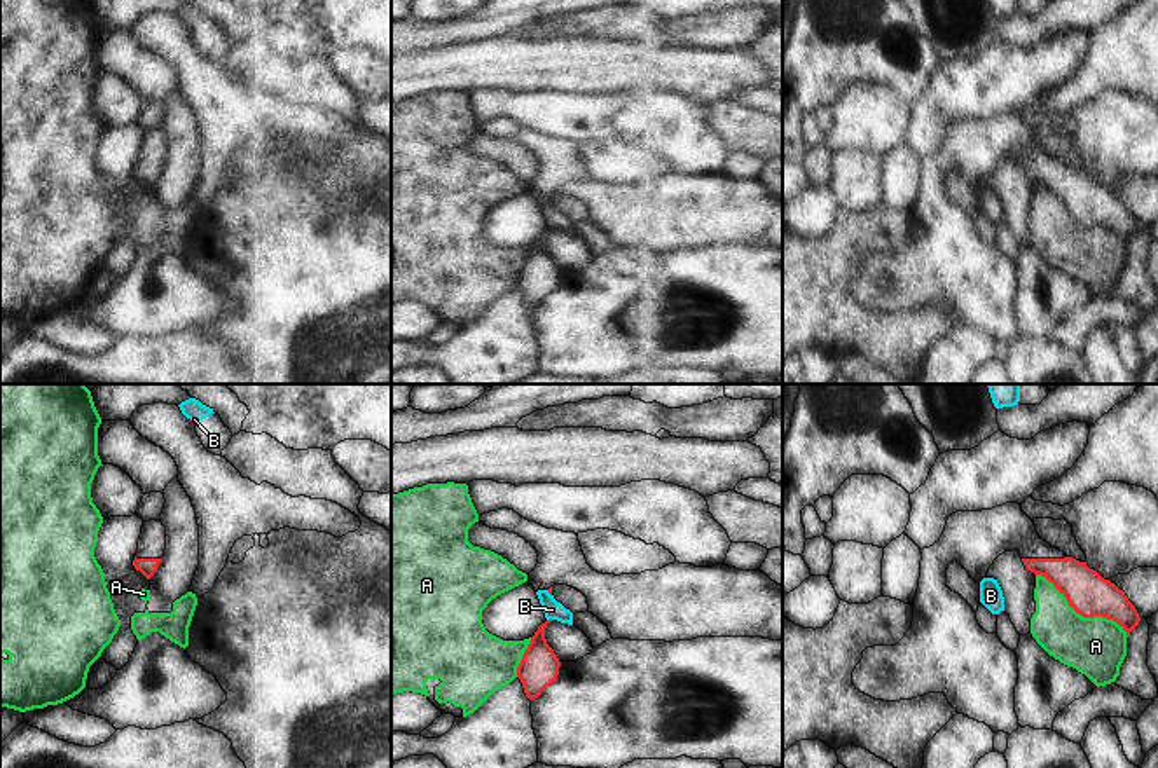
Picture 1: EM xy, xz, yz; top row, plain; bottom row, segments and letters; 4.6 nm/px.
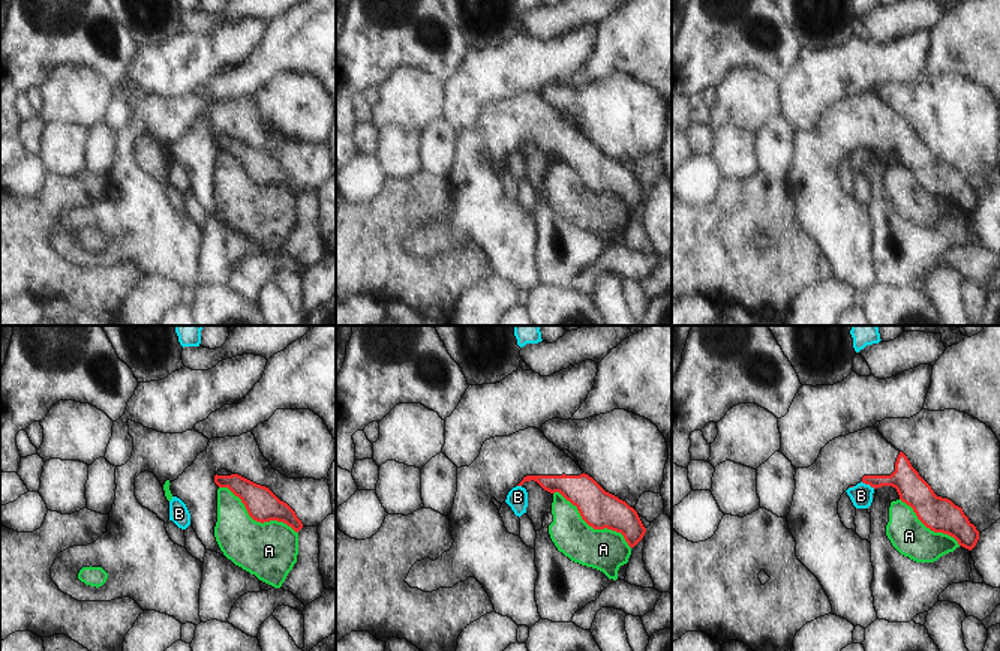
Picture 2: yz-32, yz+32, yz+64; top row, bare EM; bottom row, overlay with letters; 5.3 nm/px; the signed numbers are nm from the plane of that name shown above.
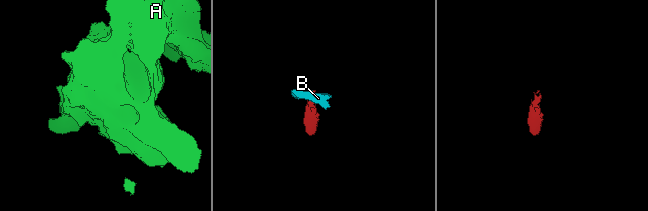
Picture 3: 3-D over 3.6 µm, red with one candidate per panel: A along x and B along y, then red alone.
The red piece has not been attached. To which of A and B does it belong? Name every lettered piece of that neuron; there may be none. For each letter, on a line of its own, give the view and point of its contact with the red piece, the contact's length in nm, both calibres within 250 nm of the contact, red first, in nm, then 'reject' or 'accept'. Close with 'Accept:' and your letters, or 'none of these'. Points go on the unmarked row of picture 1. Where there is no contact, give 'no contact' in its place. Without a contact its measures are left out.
A: meets red in yz at (1082, 224); contact 500 nm long; 200 nm thick on the red side, 280 nm on the other; reject
B: meets red in xz at (549, 229); contact 30 nm long; 180 nm thick on the red side, 90 nm on the other; reject
Accept: none of these

